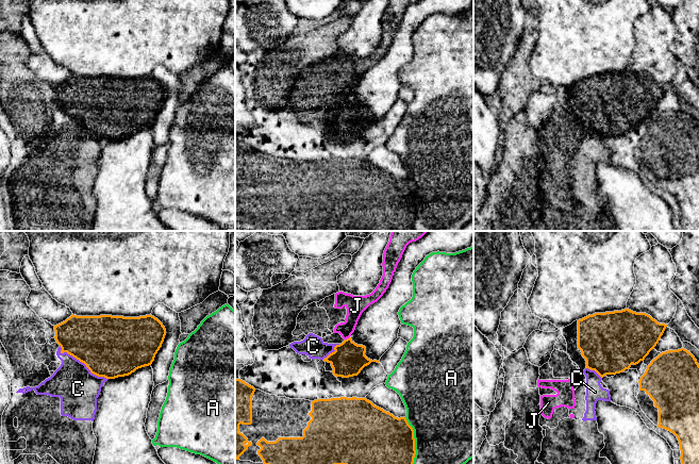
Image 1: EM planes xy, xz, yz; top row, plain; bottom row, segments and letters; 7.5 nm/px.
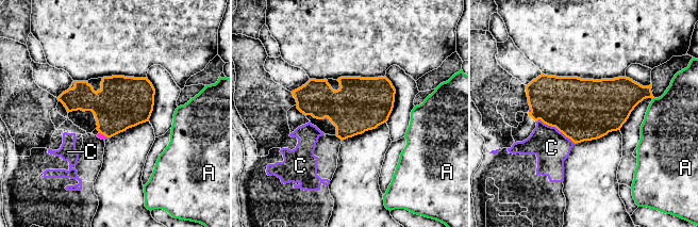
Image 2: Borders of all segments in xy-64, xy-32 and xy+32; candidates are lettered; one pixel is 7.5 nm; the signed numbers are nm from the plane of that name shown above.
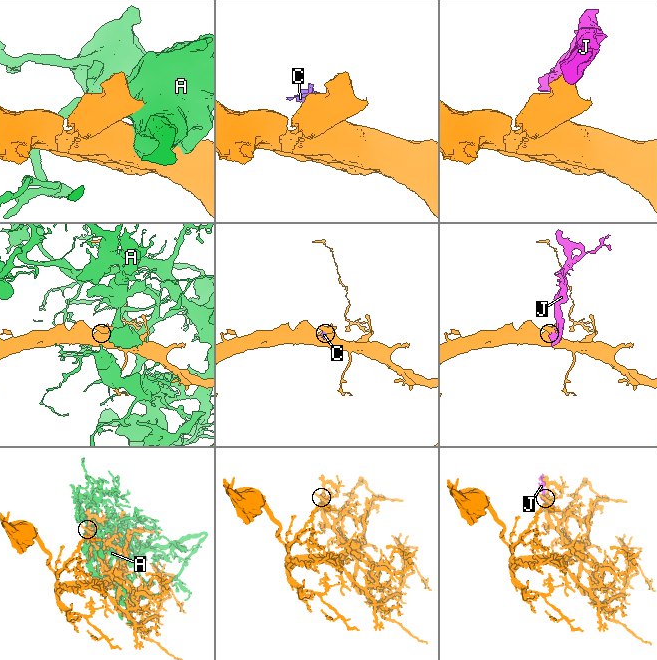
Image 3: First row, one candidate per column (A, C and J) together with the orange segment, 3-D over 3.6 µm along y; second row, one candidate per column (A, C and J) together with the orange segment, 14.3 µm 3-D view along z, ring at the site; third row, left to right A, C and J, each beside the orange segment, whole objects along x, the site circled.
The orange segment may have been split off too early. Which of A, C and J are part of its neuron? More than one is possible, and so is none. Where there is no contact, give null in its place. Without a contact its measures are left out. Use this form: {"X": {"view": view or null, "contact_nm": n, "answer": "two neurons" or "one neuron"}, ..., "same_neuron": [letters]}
{"A": {"view": "xz", "contact_nm": 400, "answer": "two neurons"}, "C": {"view": "xy", "contact_nm": 440, "answer": "two neurons"}, "J": {"view": "xz", "contact_nm": 50, "answer": "two neurons"}, "same_neuron": []}

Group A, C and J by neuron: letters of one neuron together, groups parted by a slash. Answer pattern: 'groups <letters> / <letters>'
groups A / C J

